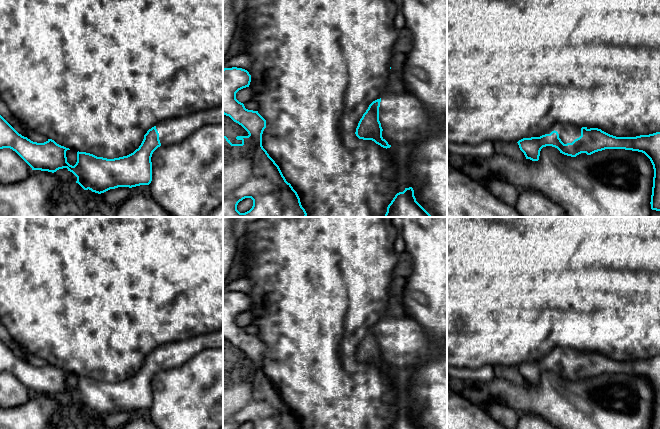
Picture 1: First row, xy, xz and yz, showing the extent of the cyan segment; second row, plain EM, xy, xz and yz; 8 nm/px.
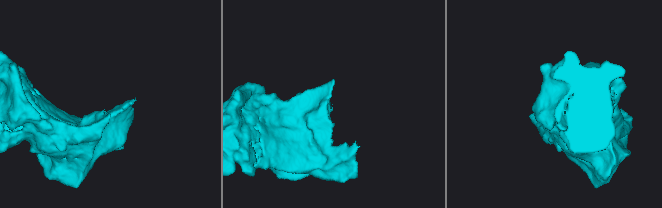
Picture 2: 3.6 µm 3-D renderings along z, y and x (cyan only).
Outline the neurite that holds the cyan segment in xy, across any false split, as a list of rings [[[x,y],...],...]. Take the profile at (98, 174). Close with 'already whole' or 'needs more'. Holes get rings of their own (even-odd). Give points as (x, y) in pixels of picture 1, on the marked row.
[[[223,104],[186,116],[161,121],[147,131],[139,148],[127,156],[107,159],[78,151],[77,162],[72,166],[67,162],[66,157],[66,151],[70,150],[69,148],[57,144],[52,139],[48,139],[44,143],[33,142],[27,137],[19,134],[0,115],[0,149],[12,149],[32,168],[32,170],[54,173],[59,169],[67,168],[68,171],[72,172],[77,177],[76,183],[84,190],[89,189],[92,192],[101,194],[118,187],[132,188],[140,185],[149,185],[152,181],[151,157],[153,152],[160,146],[178,143],[207,124],[223,124]]] | needs more

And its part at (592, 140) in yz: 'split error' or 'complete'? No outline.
split error

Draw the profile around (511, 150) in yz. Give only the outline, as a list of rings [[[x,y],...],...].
[[[495,141],[494,152],[498,154],[503,154],[514,161],[526,161],[526,157],[524,153],[520,150],[517,142],[508,143],[503,141]]]

